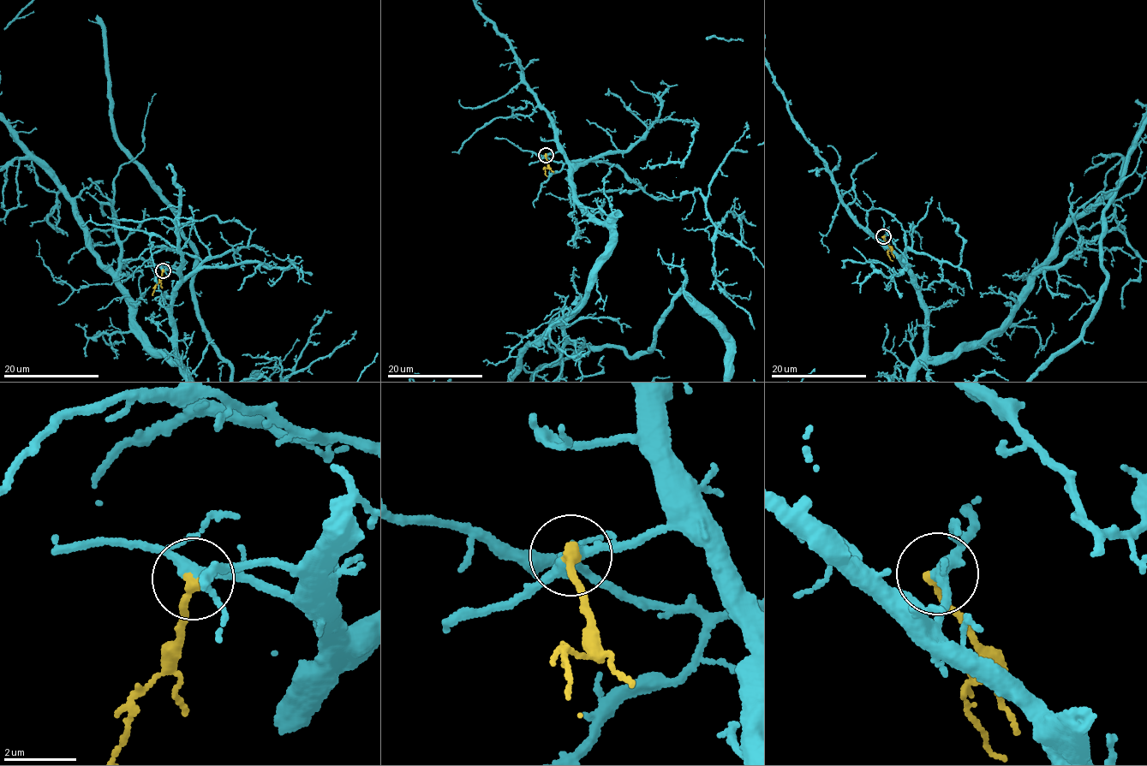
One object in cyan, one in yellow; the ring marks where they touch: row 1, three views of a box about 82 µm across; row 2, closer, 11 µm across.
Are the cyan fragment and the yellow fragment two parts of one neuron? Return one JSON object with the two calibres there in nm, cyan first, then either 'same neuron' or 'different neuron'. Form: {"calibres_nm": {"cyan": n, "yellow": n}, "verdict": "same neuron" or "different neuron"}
{"calibres_nm": {"cyan": 280, "yellow": 320}, "verdict": "same neuron"}

